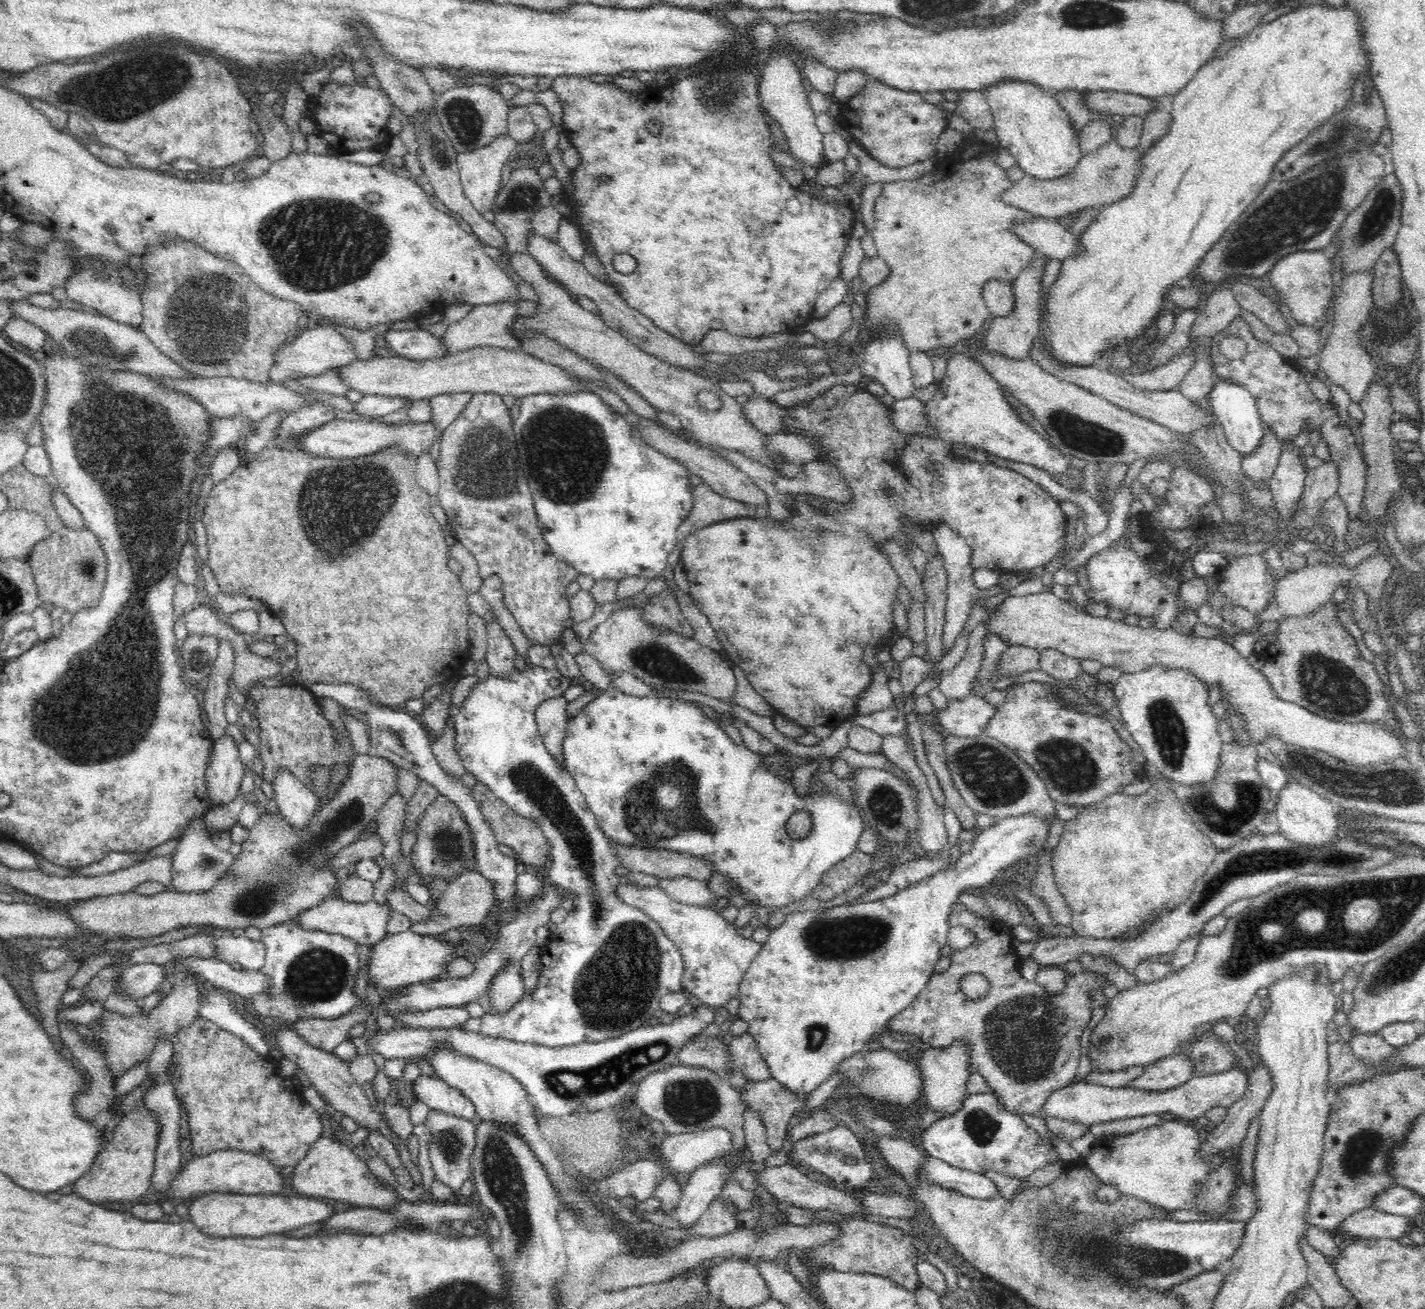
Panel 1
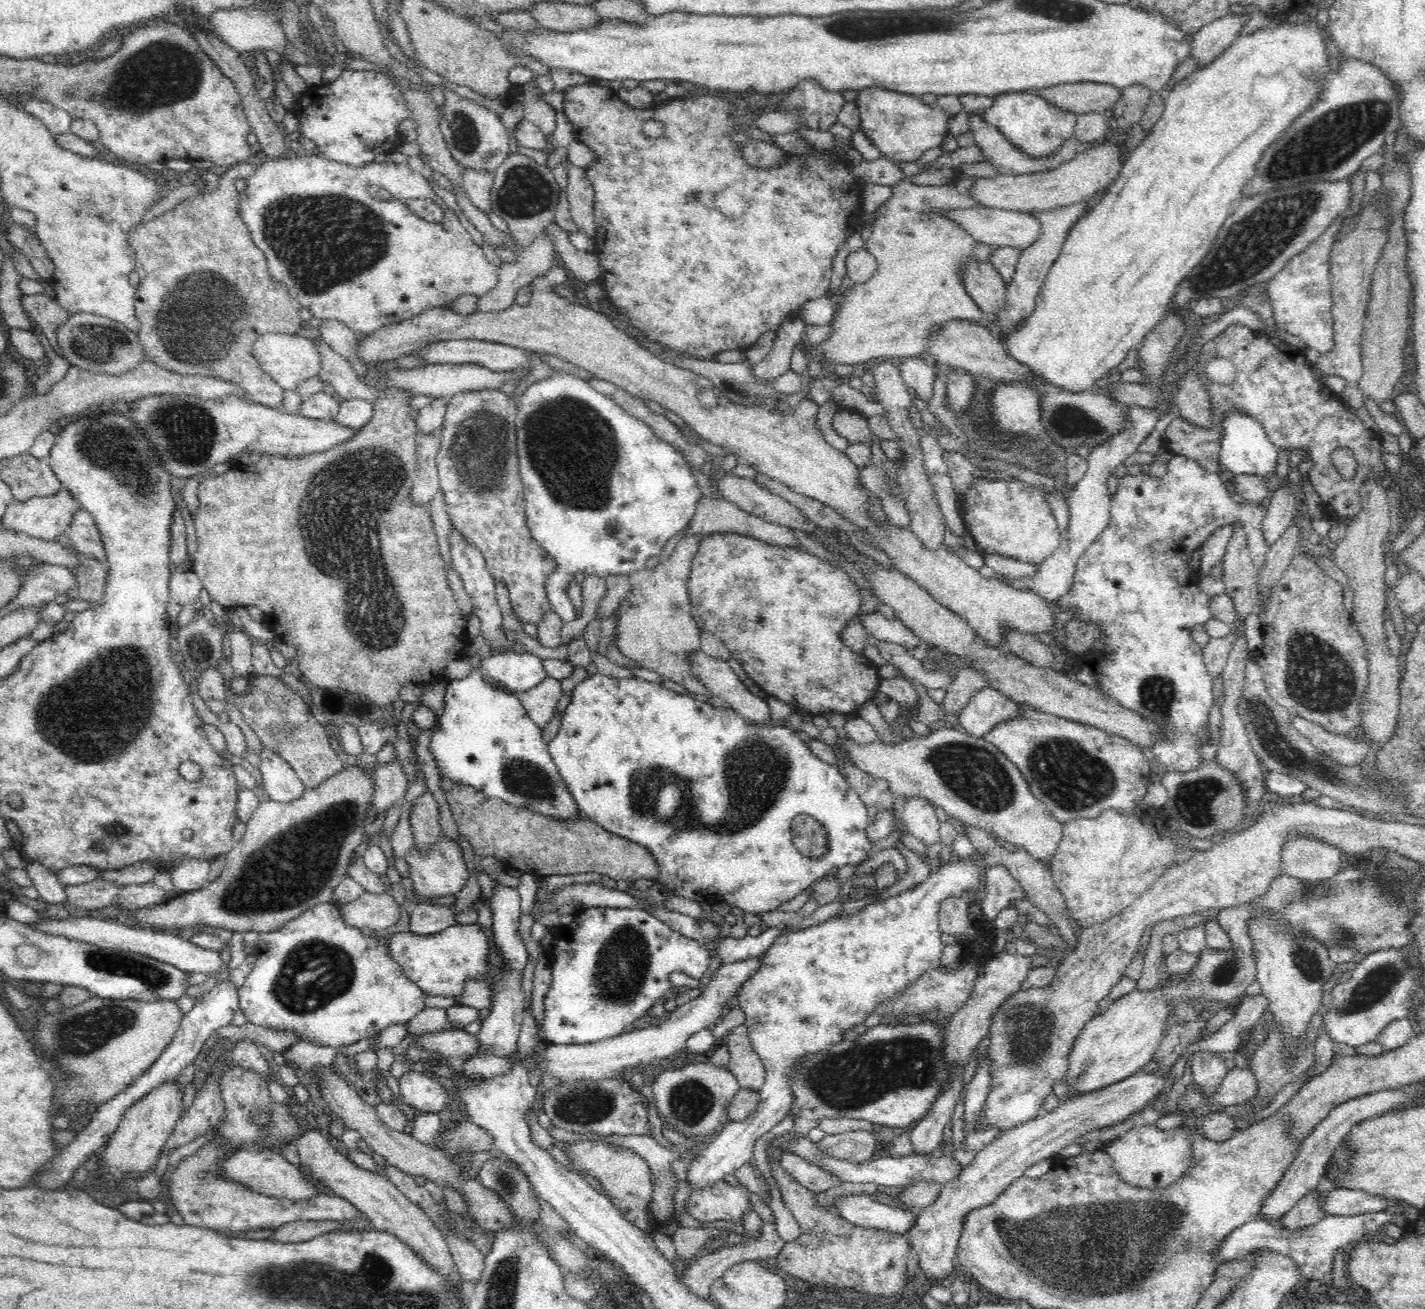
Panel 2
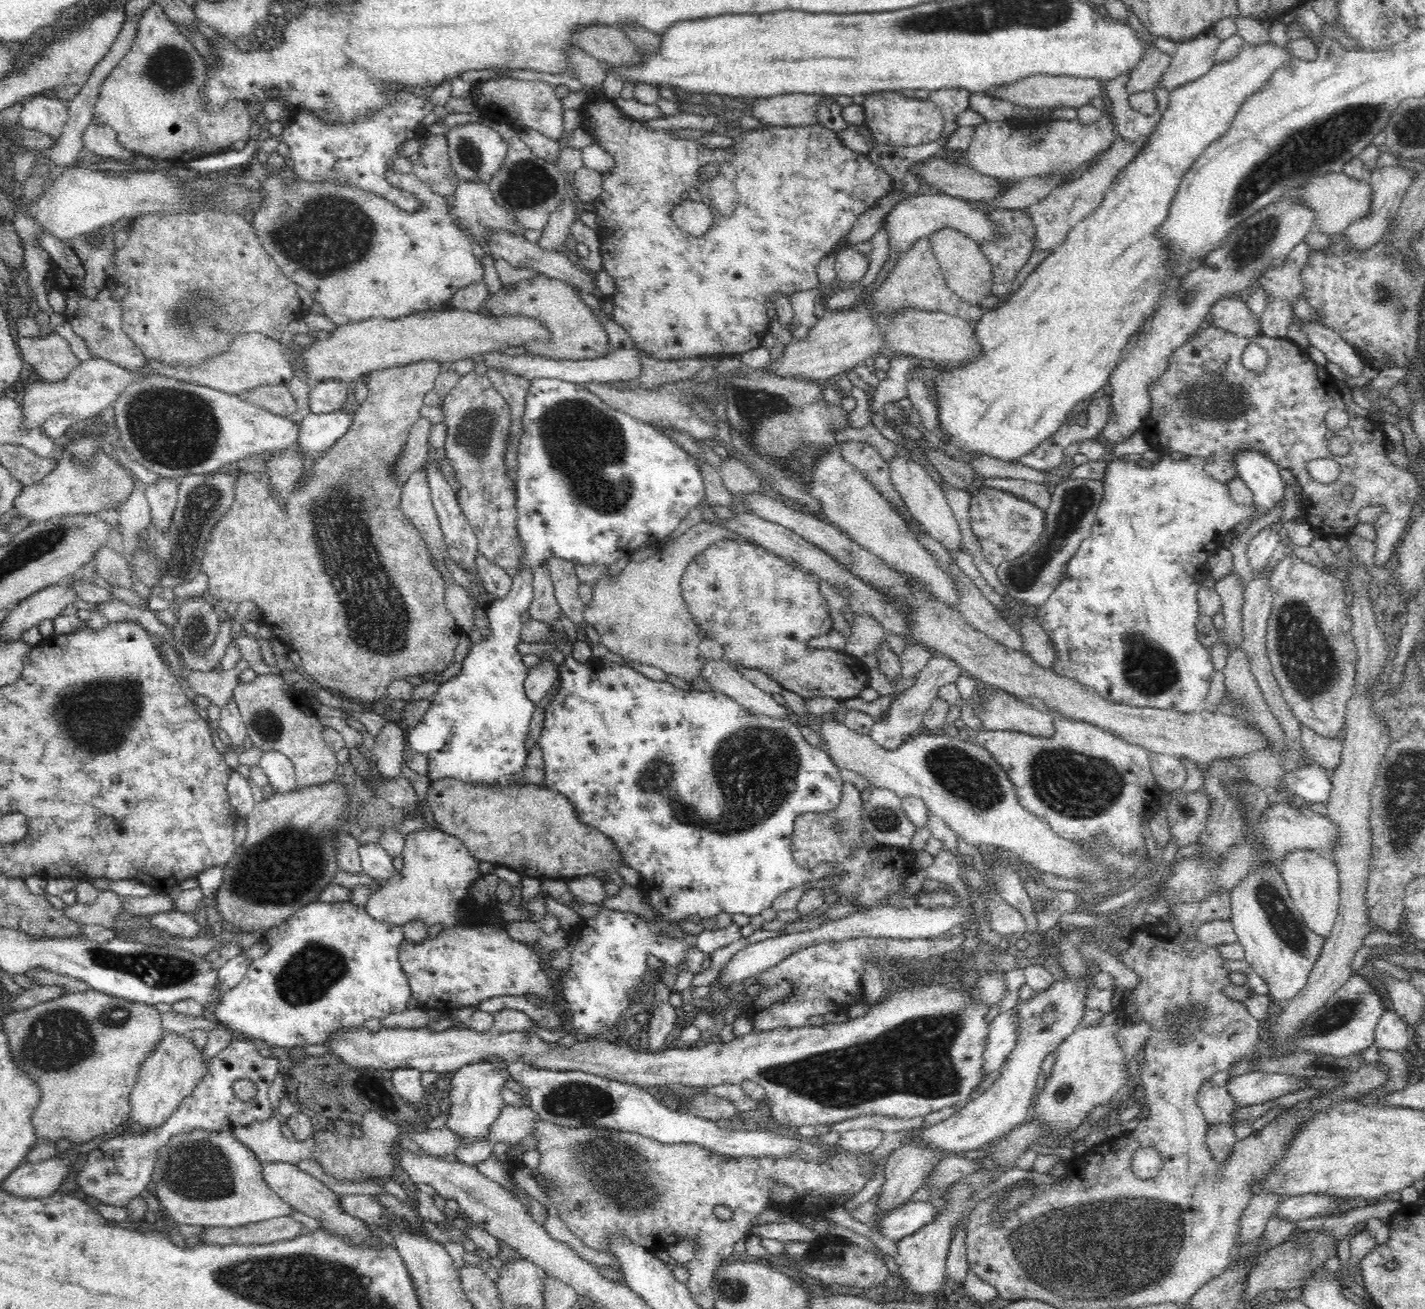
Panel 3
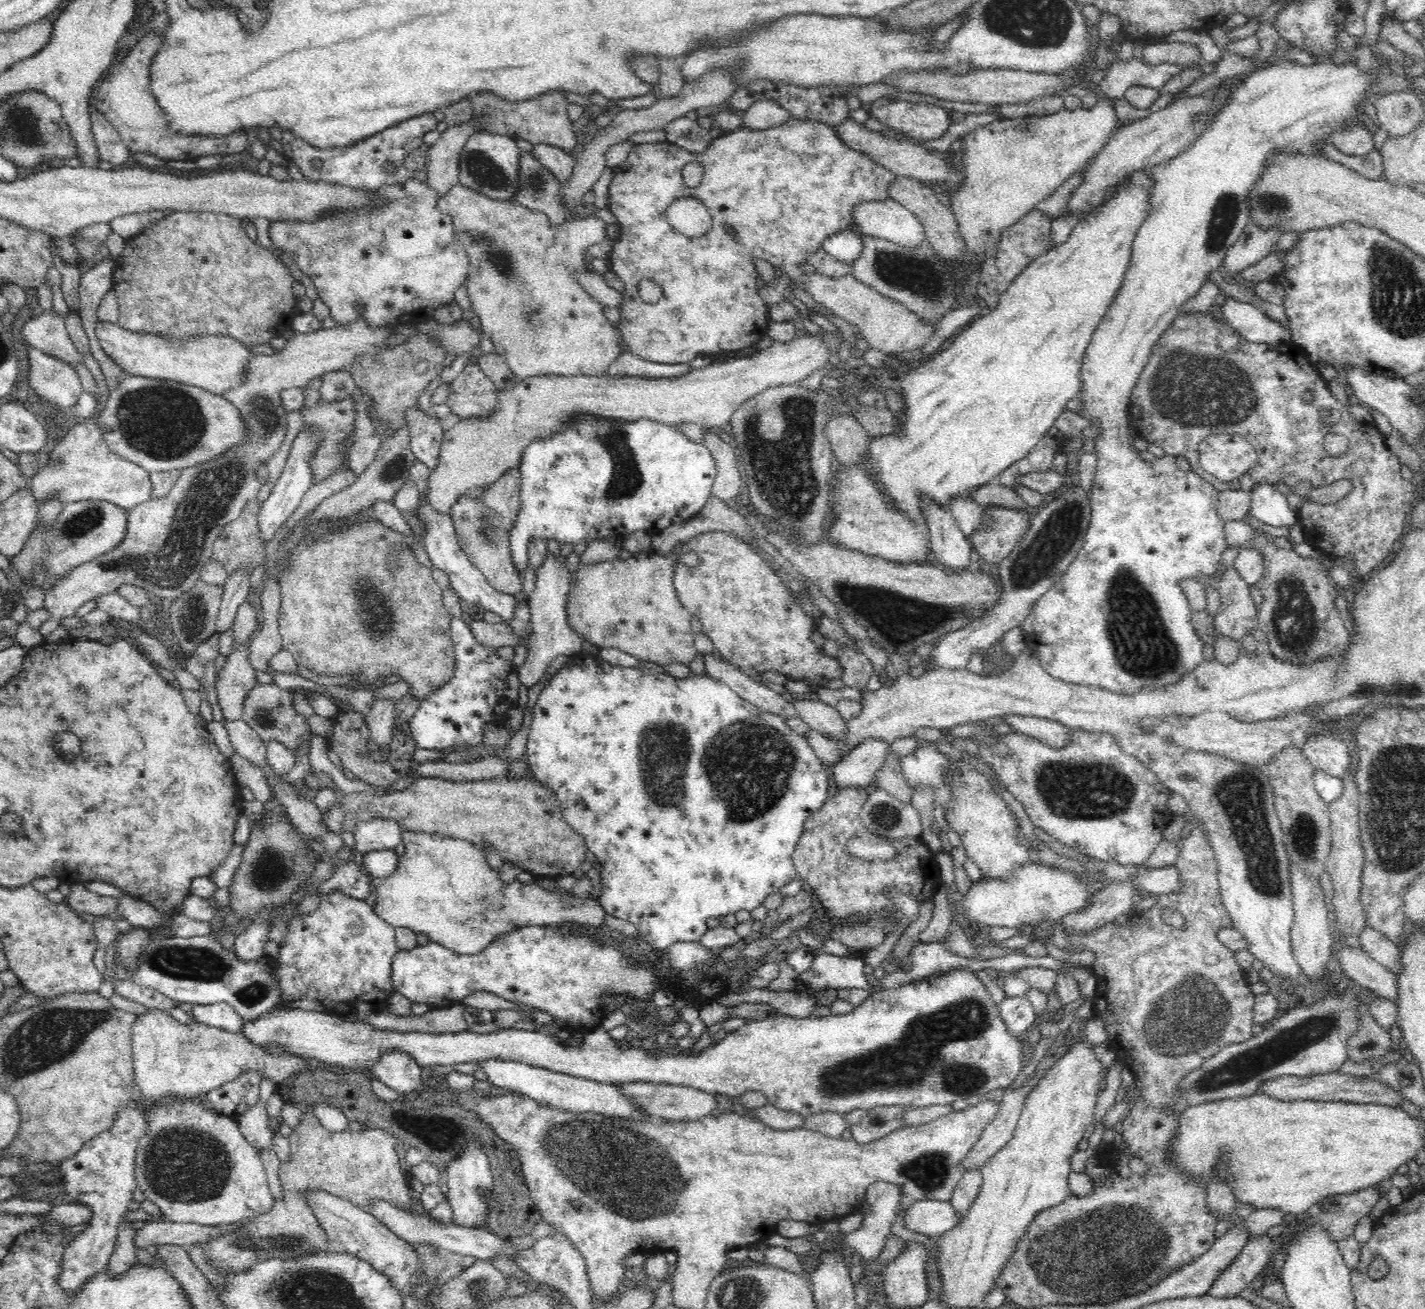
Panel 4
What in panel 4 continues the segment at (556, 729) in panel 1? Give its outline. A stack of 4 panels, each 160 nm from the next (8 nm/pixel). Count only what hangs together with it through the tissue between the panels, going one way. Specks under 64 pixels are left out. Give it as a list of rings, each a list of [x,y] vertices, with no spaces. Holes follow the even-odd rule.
[[[558,554],[558,556],[546,556],[546,562],[540,566],[537,574],[536,586],[532,590],[528,605],[531,610],[531,620],[529,624],[532,626],[532,638],[527,642],[527,659],[518,667],[518,677],[521,684],[526,688],[536,686],[543,678],[544,672],[550,668],[552,660],[556,656],[580,653],[583,638],[574,632],[568,625],[568,613],[566,613],[566,602],[568,602],[568,594],[570,594],[572,579],[568,568],[566,568],[566,558]],[[475,616],[469,626],[475,639],[480,645],[486,647],[514,646],[520,642],[520,636],[514,632],[514,628],[503,624],[503,621],[498,624],[490,624],[480,616]]]

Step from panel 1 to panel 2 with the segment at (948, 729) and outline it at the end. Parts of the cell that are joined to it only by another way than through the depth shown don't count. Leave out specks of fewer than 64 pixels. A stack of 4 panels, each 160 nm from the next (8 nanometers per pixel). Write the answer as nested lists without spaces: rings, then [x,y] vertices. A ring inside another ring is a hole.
[[[986,686],[972,694],[964,710],[958,715],[958,727],[975,737],[983,737],[1000,721],[1021,713],[1021,705],[998,689]]]

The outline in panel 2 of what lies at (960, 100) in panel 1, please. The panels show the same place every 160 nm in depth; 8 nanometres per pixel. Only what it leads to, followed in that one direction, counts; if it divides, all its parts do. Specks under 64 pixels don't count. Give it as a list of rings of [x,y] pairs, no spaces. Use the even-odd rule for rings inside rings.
[[[980,113],[969,114],[969,130],[971,138],[975,144],[981,148],[981,151],[986,157],[986,161],[992,163],[1002,174],[1006,175],[1032,174],[1058,168],[1060,164],[1064,164],[1070,159],[1076,158],[1078,153],[1083,153],[1084,151],[1094,148],[1094,146],[1099,146],[1099,144],[1105,143],[1107,140],[1104,136],[1104,138],[1100,138],[1098,142],[1082,144],[1075,136],[1072,136],[1072,138],[1068,138],[1068,140],[1064,142],[1064,146],[1062,146],[1056,154],[1048,154],[1046,158],[1030,158],[1017,146],[1014,146],[994,125],[984,121],[984,117],[982,117]]]

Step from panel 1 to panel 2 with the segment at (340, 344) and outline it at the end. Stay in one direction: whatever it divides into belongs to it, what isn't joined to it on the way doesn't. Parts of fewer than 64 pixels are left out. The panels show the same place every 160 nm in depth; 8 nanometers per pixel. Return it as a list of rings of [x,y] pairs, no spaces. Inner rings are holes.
[[[265,333],[252,346],[256,361],[272,379],[274,379],[284,390],[295,390],[296,386],[304,380],[316,377],[321,370],[322,356],[318,351],[315,340],[304,338],[304,336],[288,334]]]

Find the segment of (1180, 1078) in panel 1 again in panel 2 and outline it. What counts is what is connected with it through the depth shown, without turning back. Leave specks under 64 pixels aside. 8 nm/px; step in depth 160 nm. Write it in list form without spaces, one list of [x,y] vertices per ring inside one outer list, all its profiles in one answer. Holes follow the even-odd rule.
[[[1138,1072],[1107,1087],[1080,1093],[1061,1103],[1056,1110],[1029,1120],[1020,1126],[1008,1129],[984,1150],[975,1153],[975,1159],[962,1168],[958,1178],[944,1184],[936,1202],[924,1208],[911,1228],[910,1250],[913,1265],[926,1275],[927,1280],[944,1280],[954,1270],[957,1248],[965,1216],[973,1208],[992,1204],[1004,1189],[1020,1178],[1027,1168],[1059,1156],[1060,1150],[1070,1146],[1080,1136],[1091,1130],[1112,1126],[1126,1120],[1134,1112],[1149,1106],[1156,1096],[1167,1092],[1170,1075]]]

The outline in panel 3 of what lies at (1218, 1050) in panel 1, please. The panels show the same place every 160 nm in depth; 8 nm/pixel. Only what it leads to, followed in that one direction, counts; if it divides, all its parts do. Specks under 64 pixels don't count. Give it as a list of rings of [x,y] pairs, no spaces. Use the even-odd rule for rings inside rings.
[[[1210,1079],[1203,1082],[1197,1094],[1198,1106],[1204,1113],[1207,1127],[1211,1124],[1224,1122],[1235,1127],[1236,1123],[1244,1119],[1232,1119],[1232,1112],[1242,1106],[1237,1105],[1231,1098],[1226,1086],[1214,1086]]]

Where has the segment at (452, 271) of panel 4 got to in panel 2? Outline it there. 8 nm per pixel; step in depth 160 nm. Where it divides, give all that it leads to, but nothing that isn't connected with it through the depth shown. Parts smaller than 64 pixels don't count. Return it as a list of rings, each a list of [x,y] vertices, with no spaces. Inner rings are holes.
[[[309,153],[298,155],[295,158],[285,155],[277,159],[268,159],[255,170],[253,175],[246,178],[246,189],[244,193],[239,193],[238,207],[240,218],[246,223],[250,234],[253,236],[253,241],[265,254],[269,275],[276,282],[283,284],[288,289],[290,296],[296,298],[302,308],[309,309],[313,316],[322,320],[338,320],[359,335],[376,333],[384,326],[412,319],[432,307],[447,306],[457,298],[465,295],[472,295],[478,298],[488,295],[498,282],[498,268],[494,267],[486,259],[481,247],[474,242],[472,236],[462,226],[454,211],[446,207],[444,201],[432,191],[432,187],[430,187],[424,175],[413,170],[406,162],[396,164],[383,160],[381,163],[372,162],[362,166],[352,166],[310,155]],[[372,184],[388,191],[392,198],[385,201],[372,197],[367,191],[368,186],[372,186]],[[416,198],[428,198],[440,205],[443,210],[443,219],[440,222],[432,223],[422,220],[416,216],[416,213],[412,213],[406,202]]]

